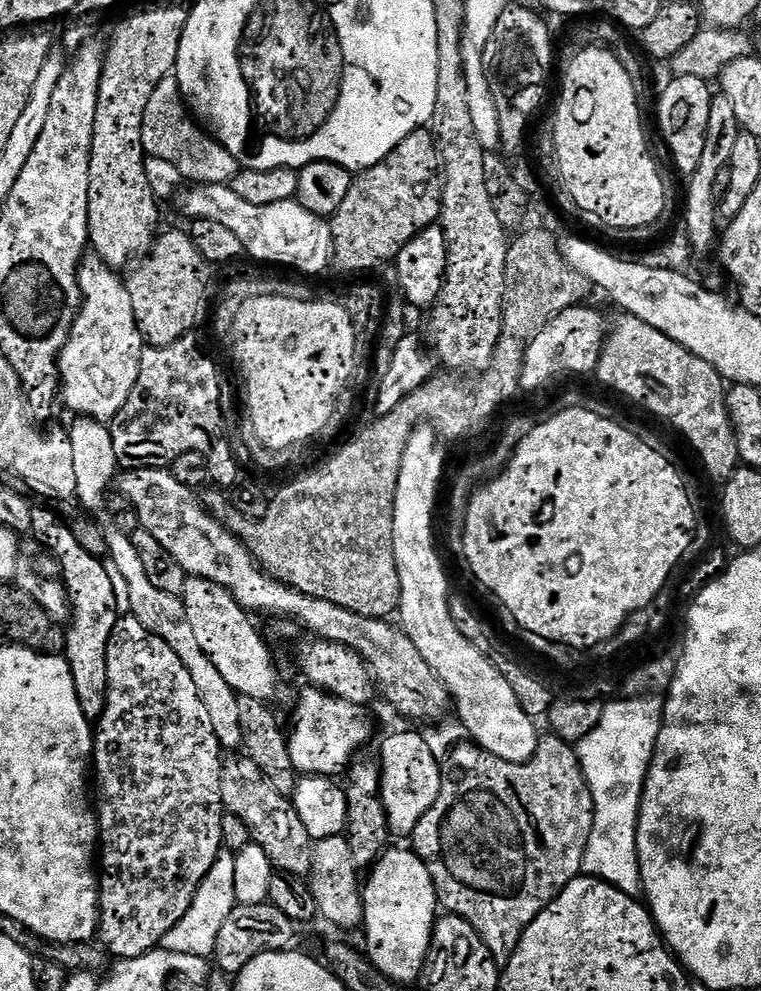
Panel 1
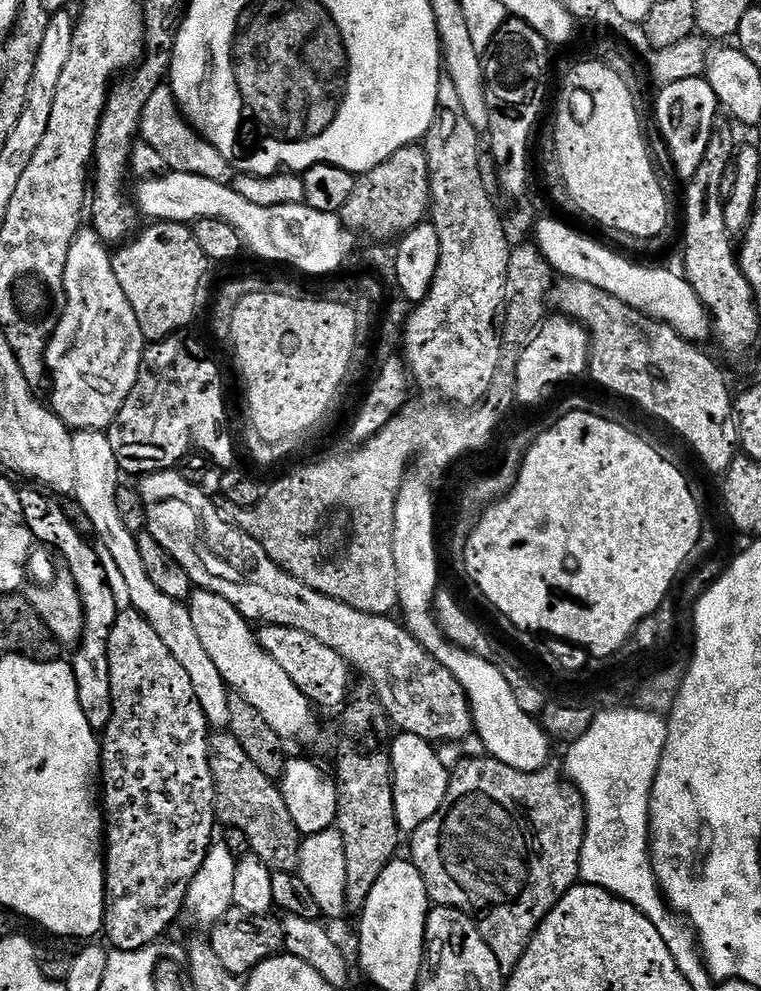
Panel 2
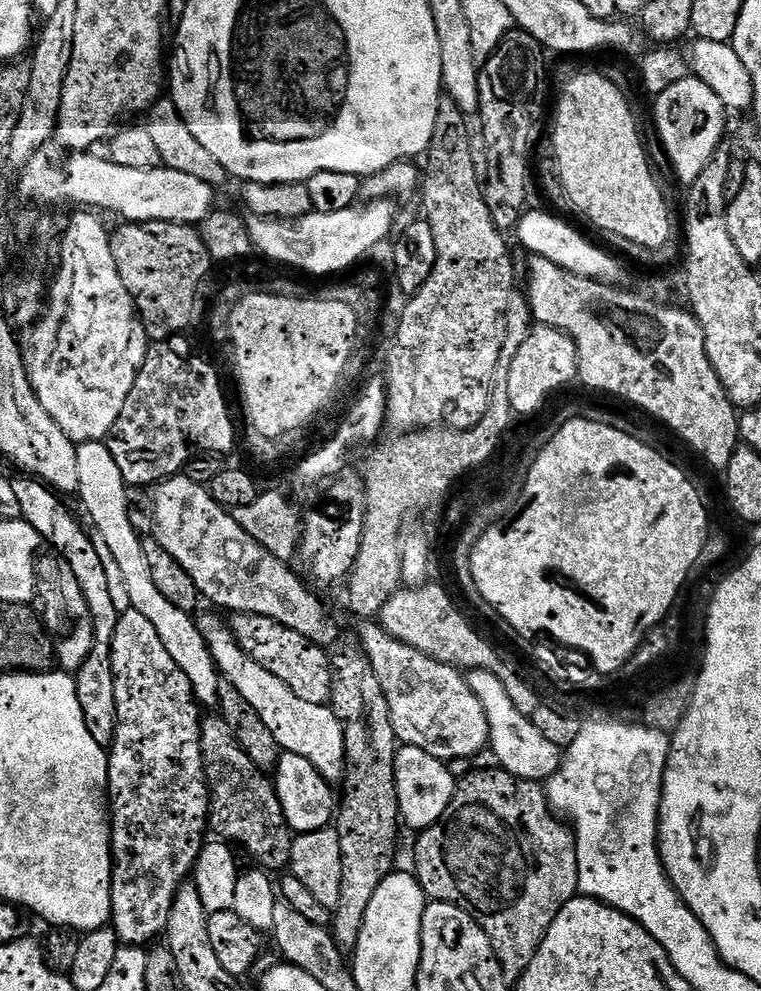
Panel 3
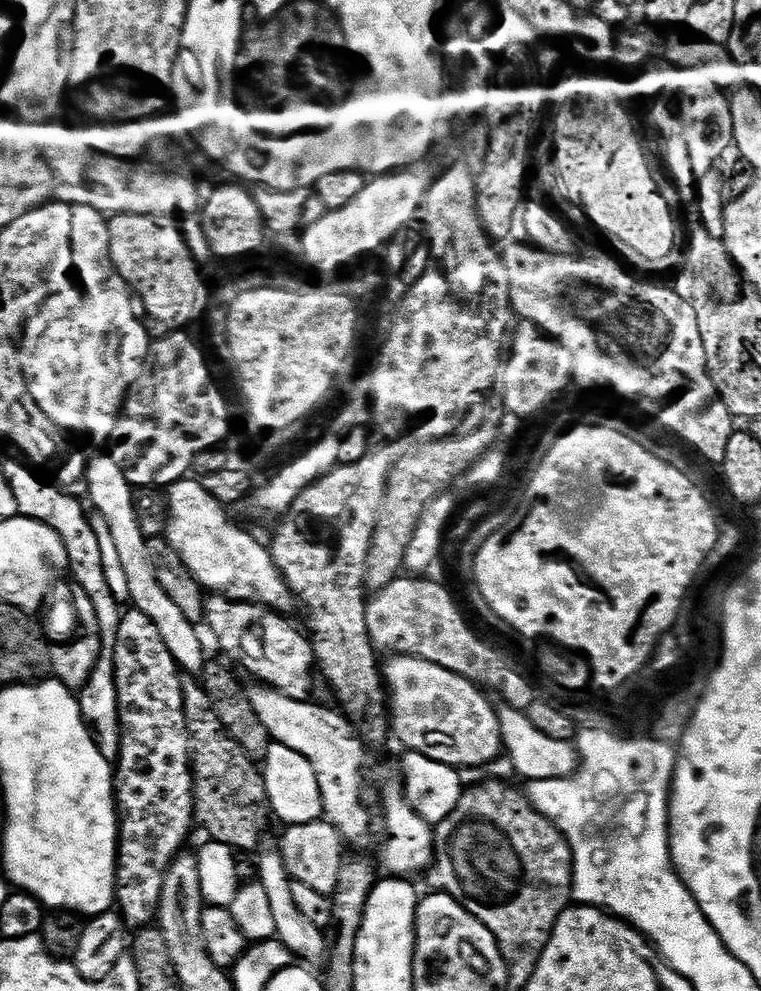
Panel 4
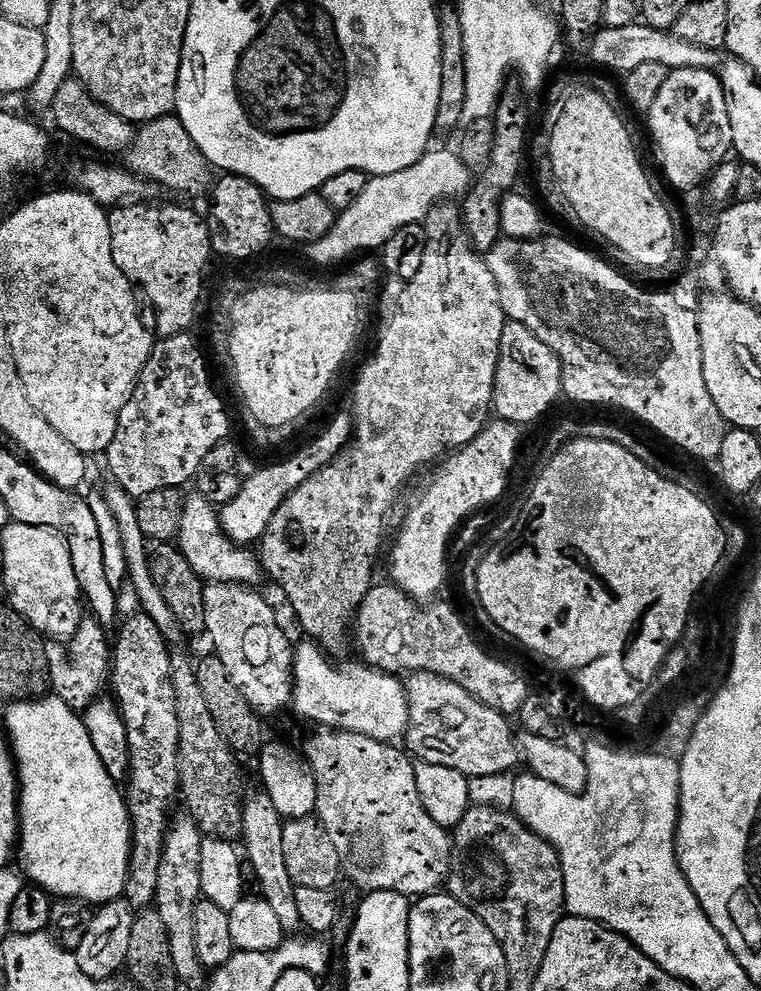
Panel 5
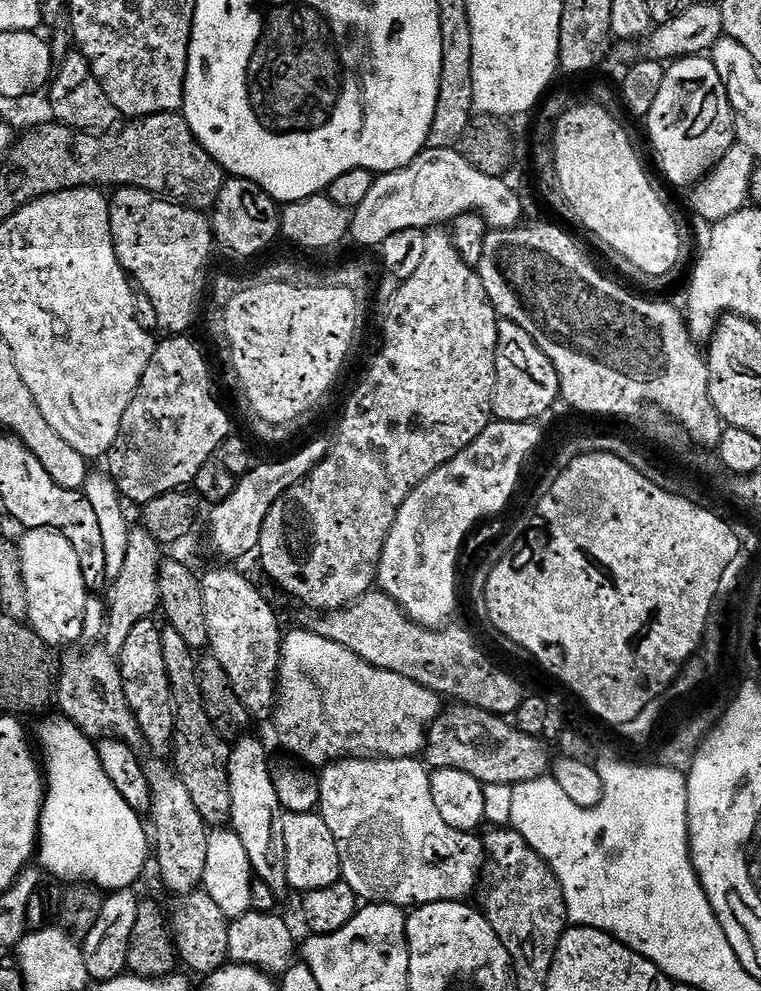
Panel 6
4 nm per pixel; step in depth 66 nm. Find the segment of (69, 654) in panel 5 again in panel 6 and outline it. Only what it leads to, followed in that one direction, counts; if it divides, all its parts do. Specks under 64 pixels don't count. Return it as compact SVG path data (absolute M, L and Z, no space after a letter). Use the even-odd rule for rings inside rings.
M88 646L81 656L68 656L64 660L64 665L59 665L58 668L58 679L54 684L54 700L58 705L60 703L59 711L64 715L70 722L74 722L74 726L78 726L87 736L93 738L115 738L118 740L125 740L127 744L136 746L141 743L142 737L140 735L140 727L138 726L136 719L134 718L132 711L130 710L128 703L126 702L126 696L124 694L124 687L122 686L122 678L120 677L120 666L117 657L111 656L107 653L103 646Z

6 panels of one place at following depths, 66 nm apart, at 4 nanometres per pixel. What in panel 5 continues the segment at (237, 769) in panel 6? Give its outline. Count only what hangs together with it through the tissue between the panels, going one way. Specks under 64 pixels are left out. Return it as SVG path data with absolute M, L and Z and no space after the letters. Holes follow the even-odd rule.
M258 790L258 793L245 799L242 814L241 837L242 842L246 844L244 852L246 860L252 864L258 875L261 897L272 907L284 930L294 932L292 930L299 929L301 923L294 897L297 888L293 879L290 878L290 872L286 865L286 854L283 853L282 830L284 829L284 820L277 812L269 795L262 790Z

